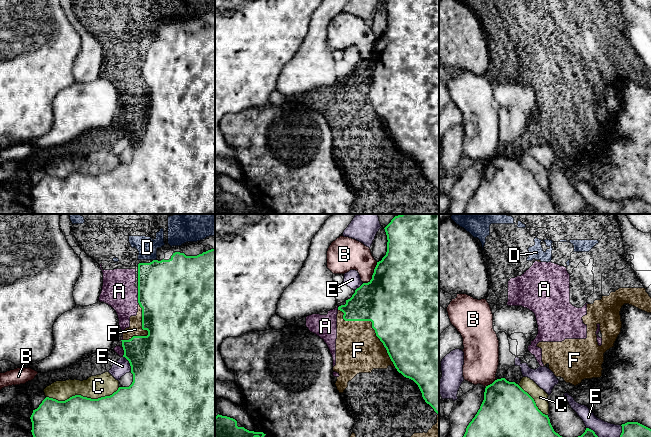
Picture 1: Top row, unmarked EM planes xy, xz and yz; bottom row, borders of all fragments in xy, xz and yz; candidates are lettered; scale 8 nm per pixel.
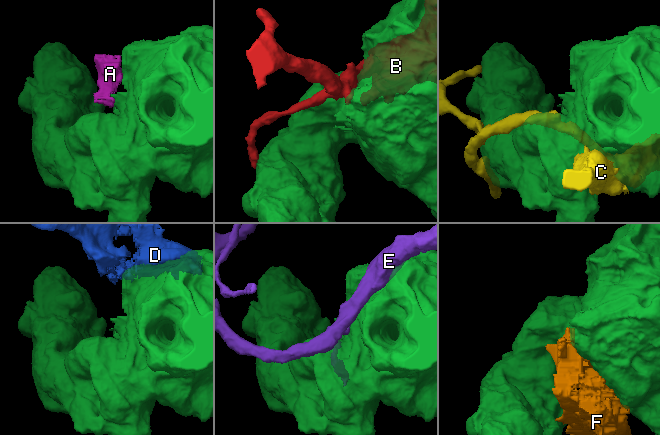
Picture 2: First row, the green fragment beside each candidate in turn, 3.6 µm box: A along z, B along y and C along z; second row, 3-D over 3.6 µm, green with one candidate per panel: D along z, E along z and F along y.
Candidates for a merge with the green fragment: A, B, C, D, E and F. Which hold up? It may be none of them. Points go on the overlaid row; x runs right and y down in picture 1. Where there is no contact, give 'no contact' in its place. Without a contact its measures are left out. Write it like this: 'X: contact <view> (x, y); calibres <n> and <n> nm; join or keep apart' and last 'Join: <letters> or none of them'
A: contact xy (138, 296); calibres 500 and 280 nm; keep apart
B: contact xz (373, 274); calibres 500 and 260 nm; keep apart
C: contact xy (82, 396); calibres 320 and 180 nm; keep apart
D: contact xy (155, 260); calibres 460 and 160 nm; keep apart
E: contact xy (130, 364); calibres 500 and 120 nm; keep apart
F: contact xz (372, 326); calibres 500 and 360 nm; keep apart
Join: none of them

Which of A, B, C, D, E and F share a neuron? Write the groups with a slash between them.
A D F / B / C / E

